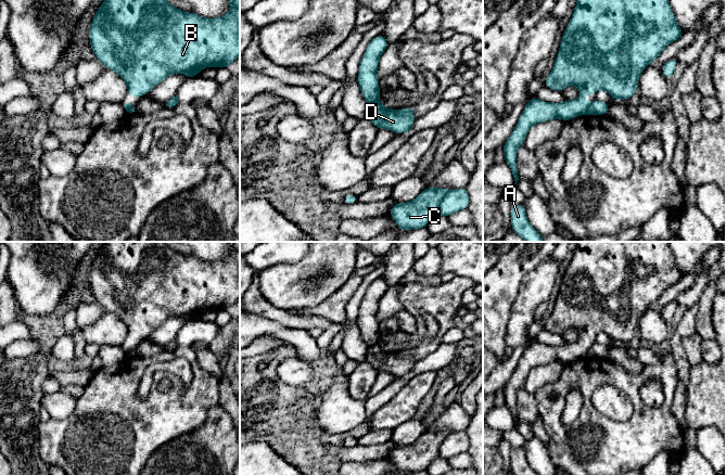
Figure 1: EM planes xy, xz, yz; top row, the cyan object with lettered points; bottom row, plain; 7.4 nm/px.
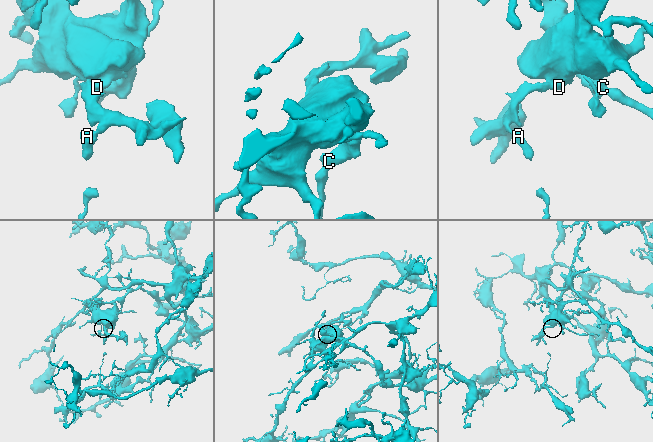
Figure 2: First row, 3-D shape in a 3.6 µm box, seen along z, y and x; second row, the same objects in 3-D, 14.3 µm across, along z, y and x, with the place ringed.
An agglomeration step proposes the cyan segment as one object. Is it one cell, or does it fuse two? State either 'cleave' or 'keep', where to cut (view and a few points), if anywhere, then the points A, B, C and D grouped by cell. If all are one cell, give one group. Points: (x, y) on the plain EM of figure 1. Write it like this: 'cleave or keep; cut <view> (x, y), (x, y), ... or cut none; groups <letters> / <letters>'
cleave; cut xz (448, 434), (441, 445), (440, 457); groups A B C / D

